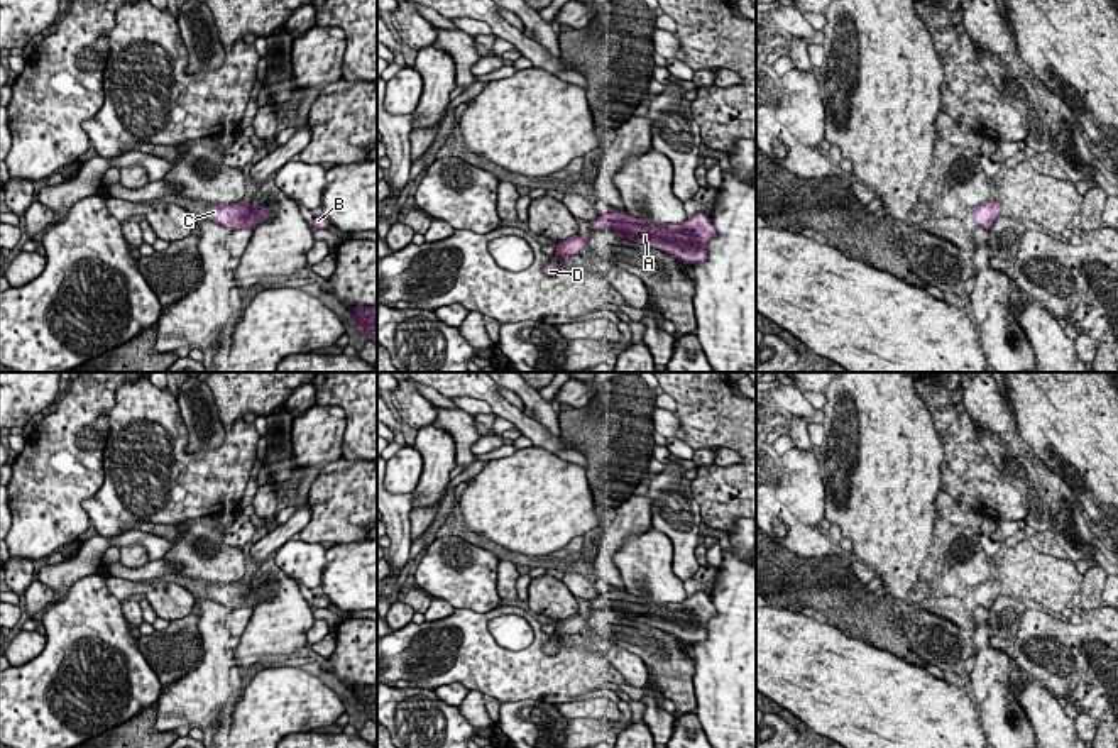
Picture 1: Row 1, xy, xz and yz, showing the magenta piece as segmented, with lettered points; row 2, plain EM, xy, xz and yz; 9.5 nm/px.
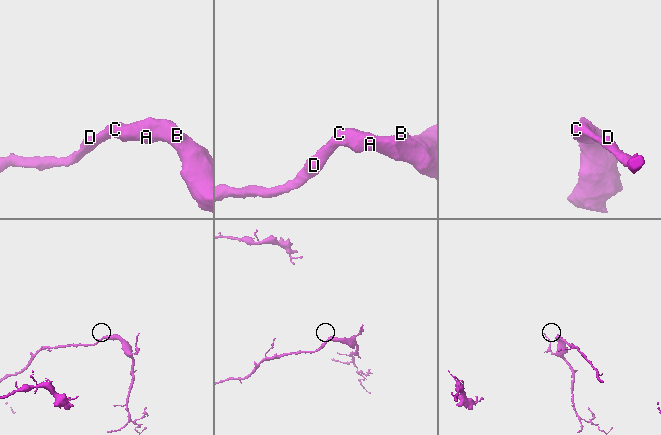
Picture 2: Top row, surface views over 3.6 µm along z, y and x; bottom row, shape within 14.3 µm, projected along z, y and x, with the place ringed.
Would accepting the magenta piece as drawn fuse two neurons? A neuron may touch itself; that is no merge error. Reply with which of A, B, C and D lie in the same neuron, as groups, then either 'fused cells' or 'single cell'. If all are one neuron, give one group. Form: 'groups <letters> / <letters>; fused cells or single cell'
groups A B C D; single cell

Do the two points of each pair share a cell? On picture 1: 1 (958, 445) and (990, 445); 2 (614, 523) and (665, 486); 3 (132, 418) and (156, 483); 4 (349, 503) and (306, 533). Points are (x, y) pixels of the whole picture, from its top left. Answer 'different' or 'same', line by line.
1: different
2: different
3: same
4: same

